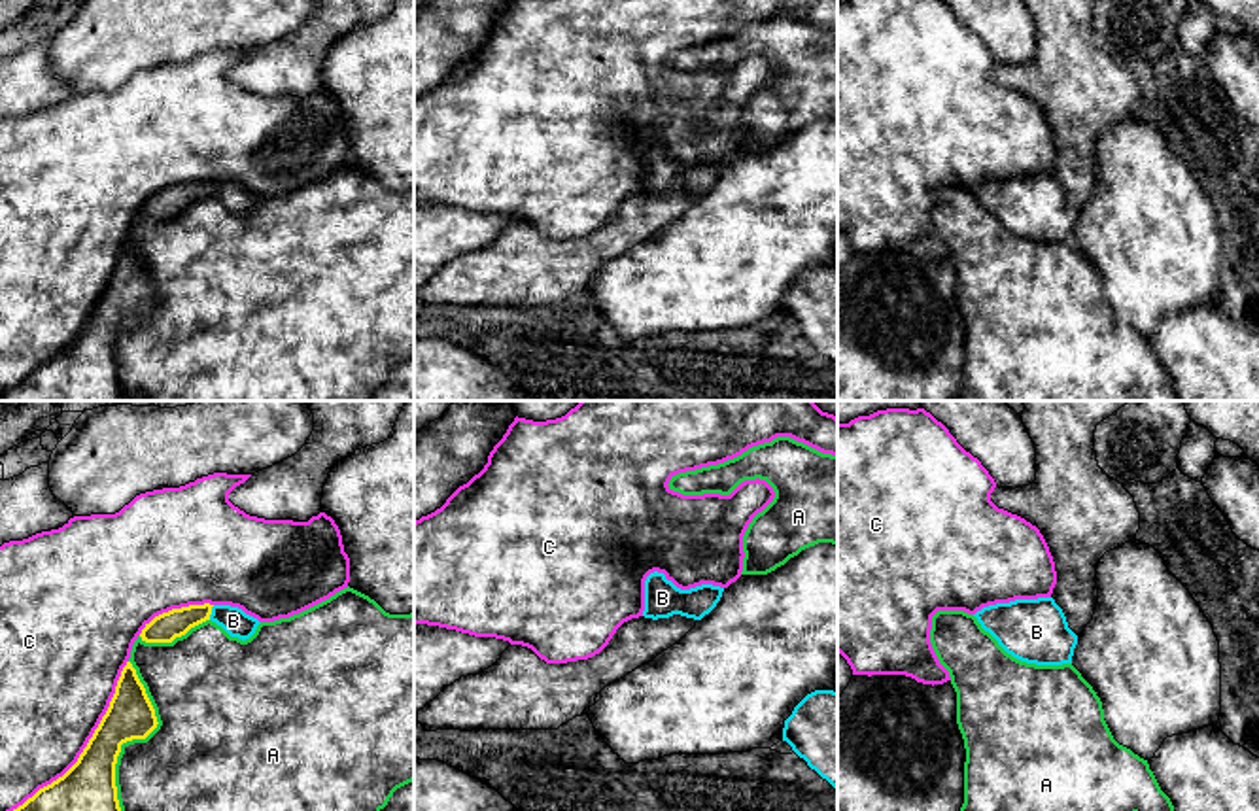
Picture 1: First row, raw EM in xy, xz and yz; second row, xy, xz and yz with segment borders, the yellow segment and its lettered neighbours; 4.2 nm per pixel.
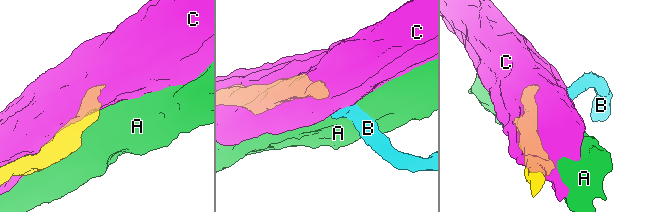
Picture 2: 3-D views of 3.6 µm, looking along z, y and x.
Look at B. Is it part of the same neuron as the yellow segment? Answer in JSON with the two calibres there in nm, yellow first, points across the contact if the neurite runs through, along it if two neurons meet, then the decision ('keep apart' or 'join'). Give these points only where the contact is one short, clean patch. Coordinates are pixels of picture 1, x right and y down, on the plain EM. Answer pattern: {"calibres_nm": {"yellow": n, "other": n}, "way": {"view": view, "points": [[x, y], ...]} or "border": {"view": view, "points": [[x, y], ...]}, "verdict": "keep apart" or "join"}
{"calibres_nm": {"yellow": 120, "other": 110}, "way": {"view": "xy", "points": [[165, 205], [188, 193], [210, 189], [220, 189], [233, 197]]}, "verdict": "join"}

